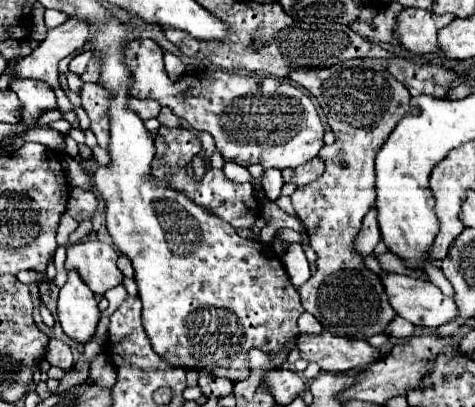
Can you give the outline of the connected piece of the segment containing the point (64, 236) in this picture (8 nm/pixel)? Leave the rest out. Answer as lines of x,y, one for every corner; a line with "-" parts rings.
64,214
62,218
60,218
60,226
57,229
56,241
57,244
66,244
68,242
68,236
74,232
78,228
78,222
74,220
74,218
70,218
68,214

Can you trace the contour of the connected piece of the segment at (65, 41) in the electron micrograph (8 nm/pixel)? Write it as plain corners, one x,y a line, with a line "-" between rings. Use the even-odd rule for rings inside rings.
66,20
64,24
48,30
40,48
18,62
18,78
36,78
58,90
58,62
82,48
84,42
86,26
82,26
82,22

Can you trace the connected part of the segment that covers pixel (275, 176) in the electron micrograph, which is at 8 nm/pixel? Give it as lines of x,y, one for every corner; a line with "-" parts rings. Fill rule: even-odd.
266,168
264,176
262,176
262,188
264,188
264,194
268,200
276,200
280,196
280,188
282,188
284,180
282,180
282,174
278,168

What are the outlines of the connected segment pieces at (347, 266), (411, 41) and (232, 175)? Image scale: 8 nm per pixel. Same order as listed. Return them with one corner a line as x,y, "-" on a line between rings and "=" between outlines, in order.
348,60
322,70
296,70
290,78
318,98
318,104
326,112
328,124
336,134
336,142
324,146
318,154
326,162
324,176
318,178
318,182
296,188
290,196
298,218
306,226
310,244
318,254
318,272
310,276
302,290
298,290
302,306
334,336
368,340
374,334
382,334
396,312
388,304
382,280
366,270
364,258
354,248
354,240
362,228
362,218
376,200
376,152
398,124
398,118
406,114
410,94
384,66
366,64
366,60
=
406,8
398,16
396,36
402,46
414,54
438,52
438,30
448,26
456,16
454,14
434,14
420,8
=
226,160
226,162
224,162
222,172
226,174
226,178
236,180
236,182
246,182
246,180
250,180
250,178
252,178
252,176
250,176
250,172
248,172
244,166
240,166
240,164
232,162
232,160

